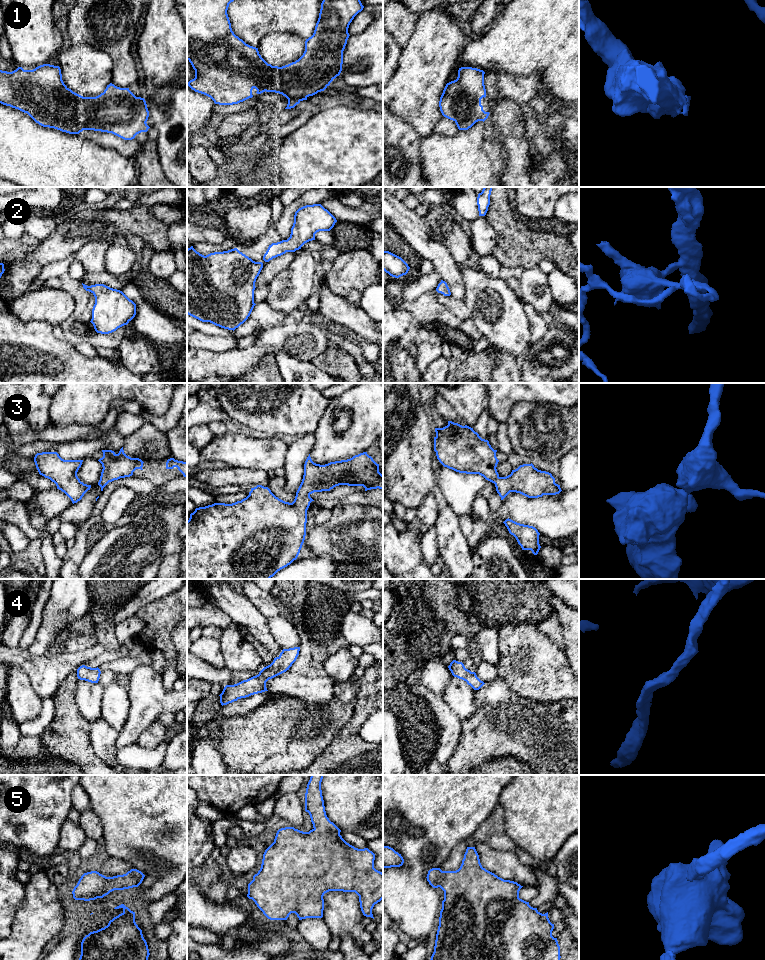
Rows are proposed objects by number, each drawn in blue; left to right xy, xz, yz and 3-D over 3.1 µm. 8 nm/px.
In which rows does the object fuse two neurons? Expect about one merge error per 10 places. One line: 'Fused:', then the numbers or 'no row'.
Fused: no row

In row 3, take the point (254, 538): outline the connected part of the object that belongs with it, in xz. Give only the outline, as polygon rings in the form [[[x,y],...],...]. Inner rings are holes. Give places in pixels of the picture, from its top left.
[[[367,452],[325,465],[314,463],[309,454],[304,464],[302,482],[292,503],[279,499],[268,487],[257,485],[241,501],[196,508],[187,521],[187,579],[270,579],[296,560],[300,553],[306,536],[307,510],[314,501],[310,495],[330,491],[339,485],[363,486],[365,491],[383,489],[379,464]]]

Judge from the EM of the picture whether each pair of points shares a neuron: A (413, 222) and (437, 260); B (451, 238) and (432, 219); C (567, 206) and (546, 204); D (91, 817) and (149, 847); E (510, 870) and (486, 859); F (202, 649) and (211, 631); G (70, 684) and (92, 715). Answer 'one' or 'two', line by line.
A: one
B: one
C: two
D: two
E: one
F: two
G: two

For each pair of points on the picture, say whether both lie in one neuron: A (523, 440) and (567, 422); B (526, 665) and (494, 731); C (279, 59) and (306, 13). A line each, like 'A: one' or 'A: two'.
A: one
B: two
C: two

